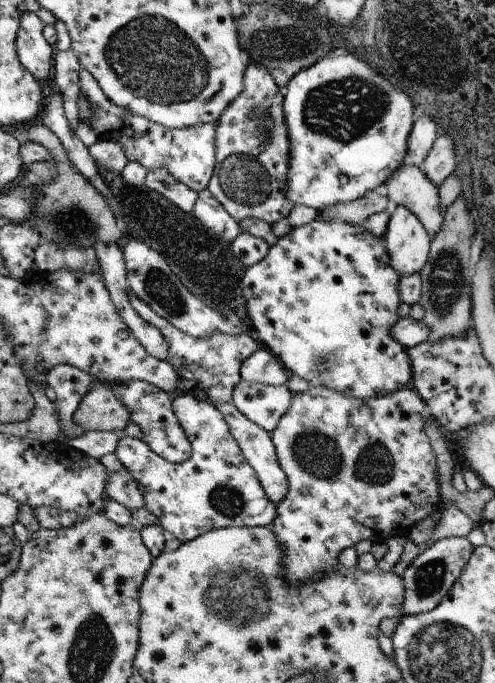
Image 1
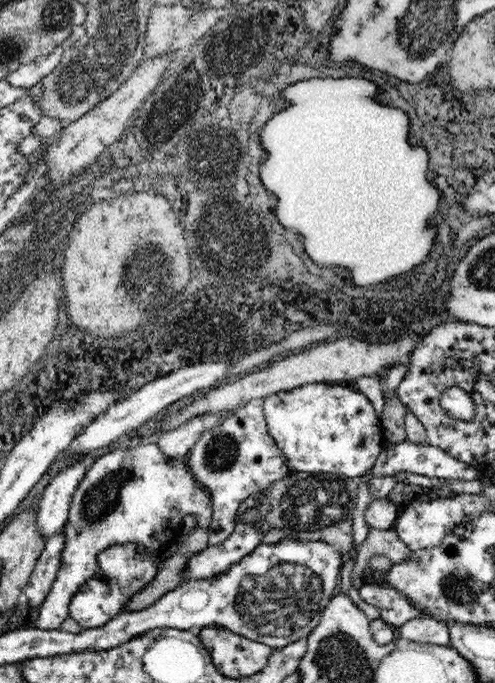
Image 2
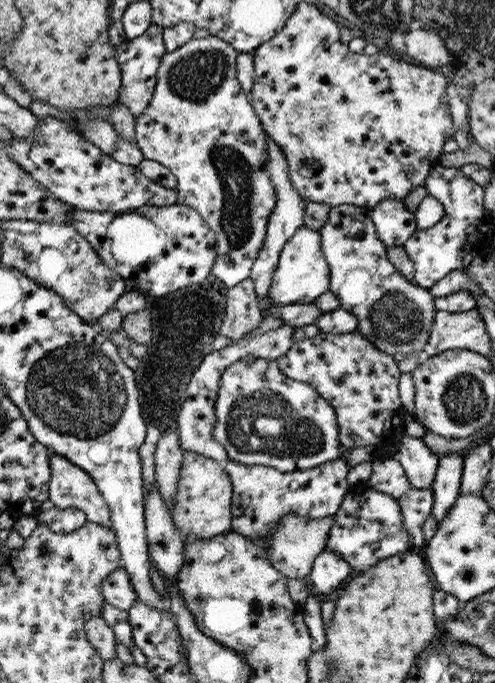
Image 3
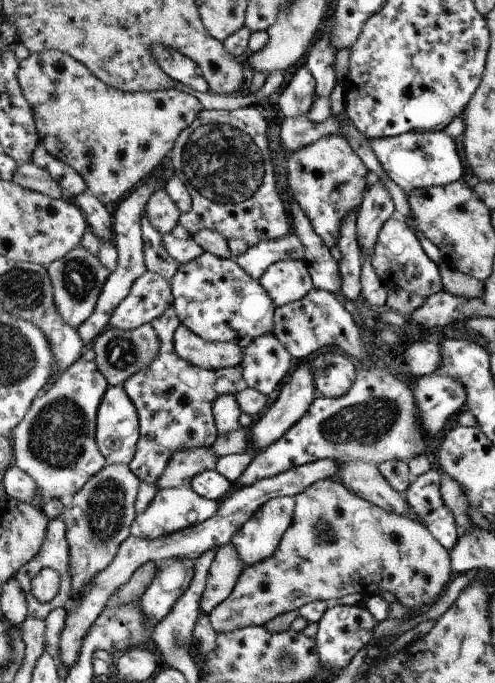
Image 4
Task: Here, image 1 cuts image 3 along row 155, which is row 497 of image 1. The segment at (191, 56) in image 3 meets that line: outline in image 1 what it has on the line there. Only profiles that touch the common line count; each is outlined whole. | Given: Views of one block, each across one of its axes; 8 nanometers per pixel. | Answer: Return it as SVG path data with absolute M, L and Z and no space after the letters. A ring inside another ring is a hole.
M189 394L175 398L173 410L191 446L185 462L169 464L155 456L147 444L129 436L119 438L113 448L113 456L121 468L127 470L139 486L143 508L155 518L157 526L173 534L179 544L199 538L209 530L271 528L277 508L265 498L255 472L247 466L247 460L243 460L243 452L239 452L239 444L231 438L223 412Z

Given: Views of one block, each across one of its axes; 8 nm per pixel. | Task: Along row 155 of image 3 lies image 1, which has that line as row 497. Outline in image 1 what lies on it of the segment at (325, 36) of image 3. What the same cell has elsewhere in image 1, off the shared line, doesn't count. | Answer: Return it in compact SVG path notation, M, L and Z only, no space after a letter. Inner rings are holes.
M307 386L307 390L291 392L287 412L281 414L281 418L277 420L277 426L269 432L277 464L287 480L287 494L279 504L275 504L277 516L275 516L275 522L271 522L271 534L279 548L279 570L281 570L283 586L287 586L287 588L311 586L311 582L319 582L319 578L323 578L327 572L331 572L331 570L335 570L335 566L339 566L339 554L343 550L353 548L361 540L365 540L369 544L387 542L387 538L399 536L399 524L401 524L401 530L407 530L407 528L415 526L419 520L423 520L429 514L433 514L435 510L439 510L437 464L435 464L433 450L427 442L427 436L423 434L423 422L421 422L423 416L431 418L427 406L417 398L417 392L411 386L409 388L405 386L403 390L389 390L387 394L381 394L381 396L377 394L375 398L361 398L361 400L355 396L347 396L339 390L331 390L327 386Z

